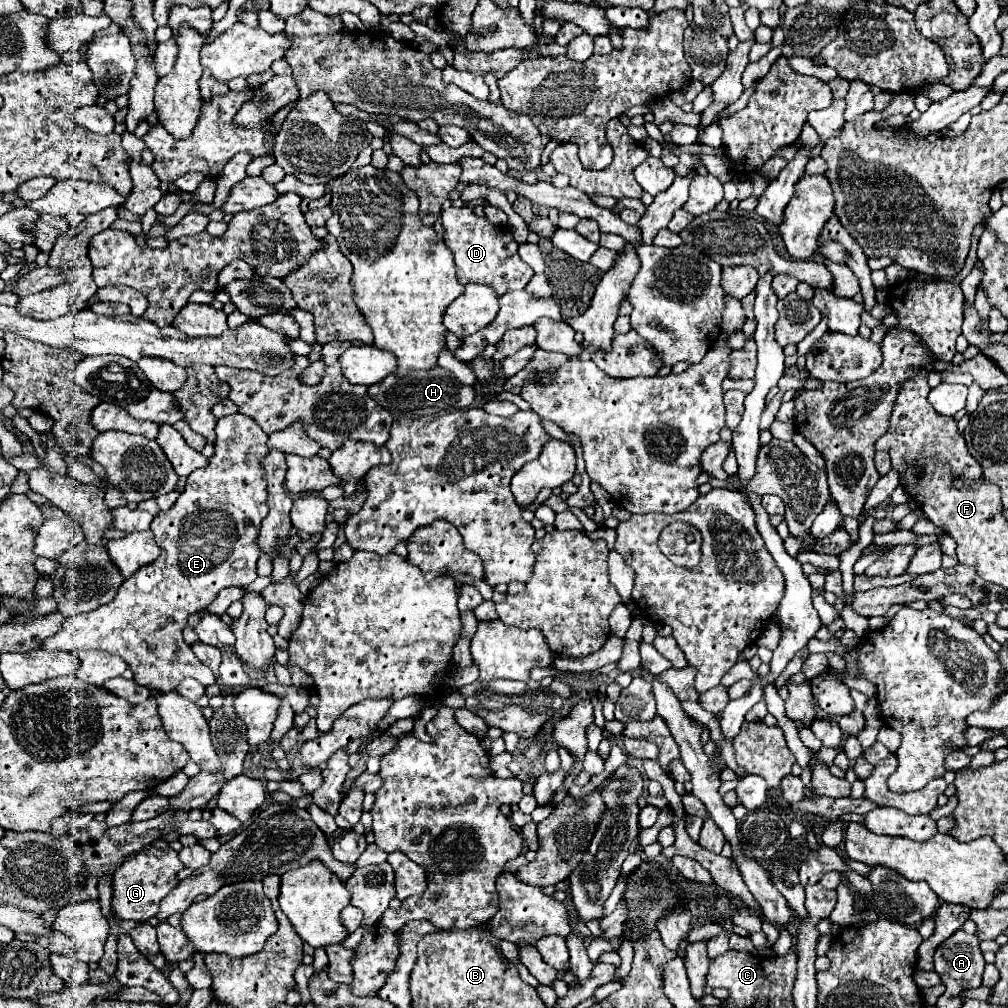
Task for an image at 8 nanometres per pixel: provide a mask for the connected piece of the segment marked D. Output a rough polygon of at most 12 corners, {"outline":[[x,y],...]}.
{"outline":[[442,212],[460,284],[520,290],[532,270],[508,226]]}

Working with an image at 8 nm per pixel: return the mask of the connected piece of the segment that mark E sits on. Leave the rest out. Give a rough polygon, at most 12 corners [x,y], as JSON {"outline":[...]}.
{"outline":[[250,416],[150,524],[160,556],[42,648],[118,654],[134,680],[214,684],[182,640],[258,576],[268,512]]}

